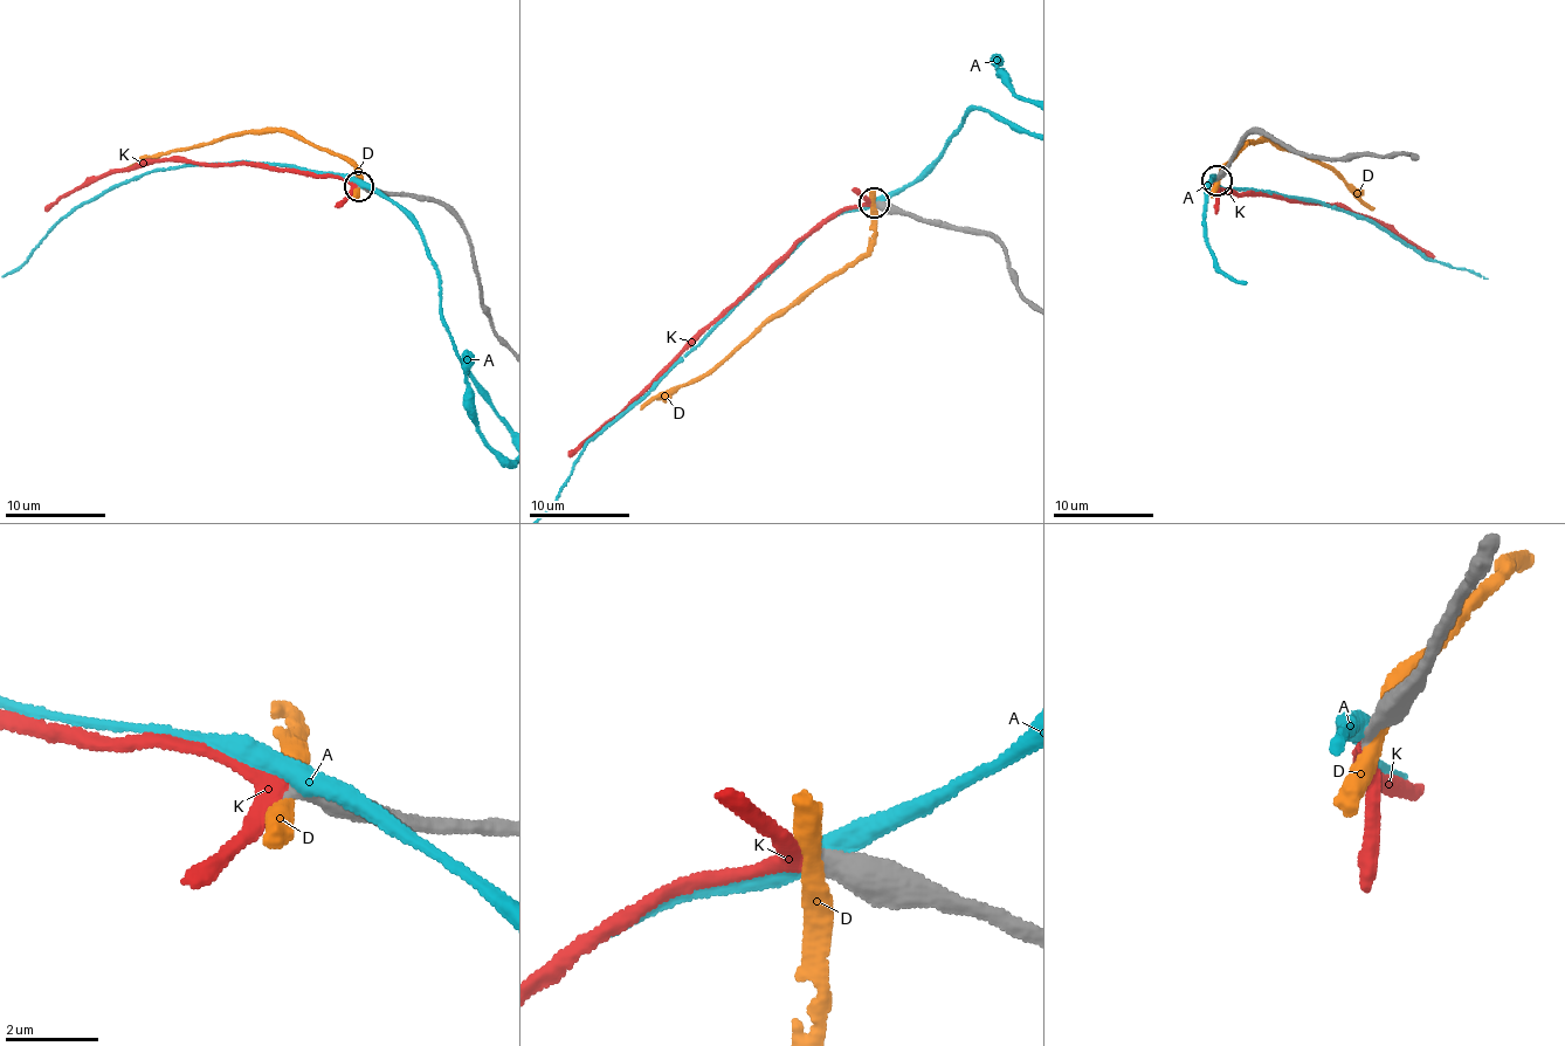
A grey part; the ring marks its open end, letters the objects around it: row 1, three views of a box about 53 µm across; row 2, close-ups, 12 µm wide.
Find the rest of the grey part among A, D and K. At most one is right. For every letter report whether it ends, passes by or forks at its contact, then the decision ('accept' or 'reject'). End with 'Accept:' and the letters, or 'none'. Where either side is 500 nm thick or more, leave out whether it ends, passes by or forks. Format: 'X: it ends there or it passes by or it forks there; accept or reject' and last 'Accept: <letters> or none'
A: reject
D: it passes by; reject
K: it passes by; accept
Accept: K

